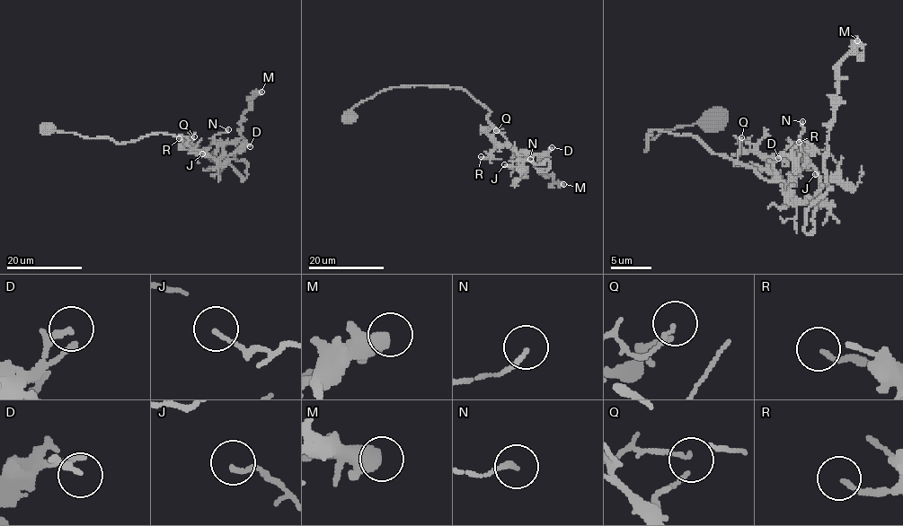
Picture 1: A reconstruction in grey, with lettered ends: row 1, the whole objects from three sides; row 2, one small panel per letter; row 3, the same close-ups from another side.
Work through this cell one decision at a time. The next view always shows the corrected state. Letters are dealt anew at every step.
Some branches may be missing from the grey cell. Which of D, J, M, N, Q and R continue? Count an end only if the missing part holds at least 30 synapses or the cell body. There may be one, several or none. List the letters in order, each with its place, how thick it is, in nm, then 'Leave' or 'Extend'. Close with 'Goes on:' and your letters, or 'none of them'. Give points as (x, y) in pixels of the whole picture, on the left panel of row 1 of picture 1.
D: Place: (250, 146). Thickness 200 nm. Leave
J: Place: (202, 153). Thickness 130 nm. Leave
M: Place: (261, 92). Thickness 400 nm. Leave
N: Place: (228, 129). Thickness 160 nm. Leave
Q: Place: (194, 136). Thickness 110 nm. Leave
R: Place: (179, 138). Thickness 150 nm. Leave
Goes on: none of them

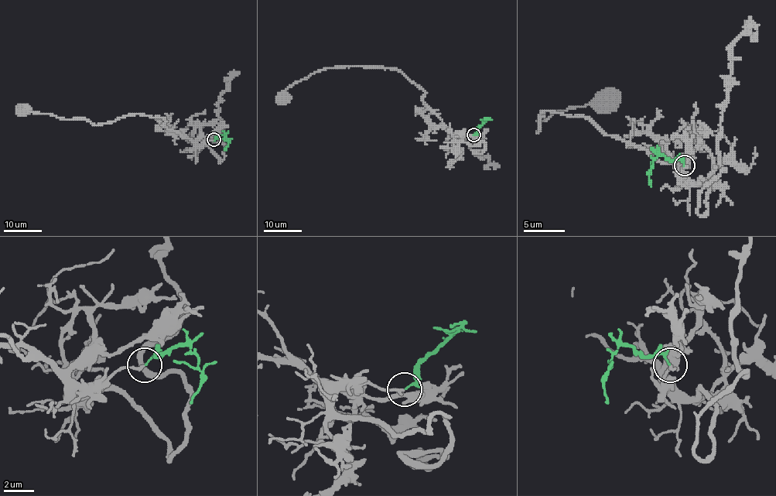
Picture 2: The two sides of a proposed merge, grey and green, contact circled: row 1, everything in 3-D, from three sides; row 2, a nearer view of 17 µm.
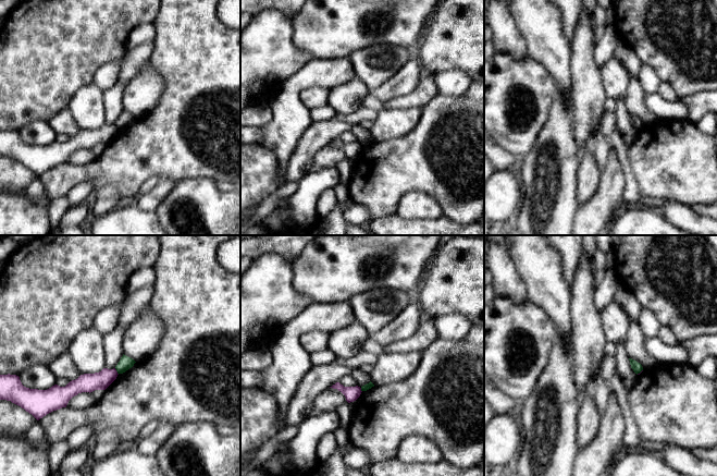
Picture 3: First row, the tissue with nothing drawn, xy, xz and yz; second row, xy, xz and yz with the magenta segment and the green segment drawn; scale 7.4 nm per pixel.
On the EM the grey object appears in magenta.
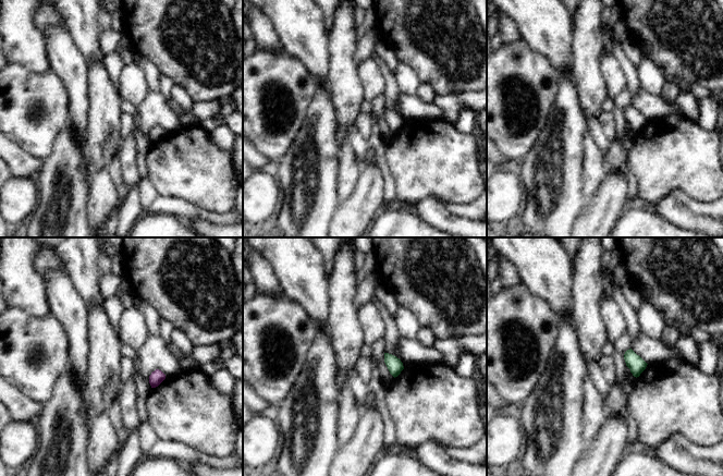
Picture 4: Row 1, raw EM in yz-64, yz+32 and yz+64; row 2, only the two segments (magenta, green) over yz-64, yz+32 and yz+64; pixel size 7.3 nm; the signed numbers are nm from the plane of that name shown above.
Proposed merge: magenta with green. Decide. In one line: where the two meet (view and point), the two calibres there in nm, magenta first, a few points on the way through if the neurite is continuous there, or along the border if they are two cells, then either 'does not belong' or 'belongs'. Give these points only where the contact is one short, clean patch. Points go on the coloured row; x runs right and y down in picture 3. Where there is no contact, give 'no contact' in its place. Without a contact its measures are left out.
meets magenta in xy at (116, 371); 140 nm thick on the magenta side, 100 nm on the other; border along xy (114, 368), (118, 374); does not belong

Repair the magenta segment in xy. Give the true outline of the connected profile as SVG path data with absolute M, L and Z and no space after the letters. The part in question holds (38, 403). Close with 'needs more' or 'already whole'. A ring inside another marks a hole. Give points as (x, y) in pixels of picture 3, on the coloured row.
M103 368L99 373L81 375L77 379L70 381L65 387L54 385L47 390L26 388L22 385L20 377L16 375L0 375L0 400L11 401L39 420L53 411L66 407L69 401L78 393L106 390L116 379L118 375L115 368Z; already whole

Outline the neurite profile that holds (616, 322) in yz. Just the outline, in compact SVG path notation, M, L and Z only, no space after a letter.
M611 301L599 315L607 341L611 343L625 342L630 328L630 318L626 310Z

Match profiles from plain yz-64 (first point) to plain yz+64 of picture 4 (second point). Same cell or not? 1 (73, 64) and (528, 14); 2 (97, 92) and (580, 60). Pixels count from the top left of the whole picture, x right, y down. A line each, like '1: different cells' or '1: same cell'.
1: same cell
2: same cell

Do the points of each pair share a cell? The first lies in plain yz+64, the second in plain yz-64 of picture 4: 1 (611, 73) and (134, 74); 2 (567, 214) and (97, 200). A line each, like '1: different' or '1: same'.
1: same
2: different

